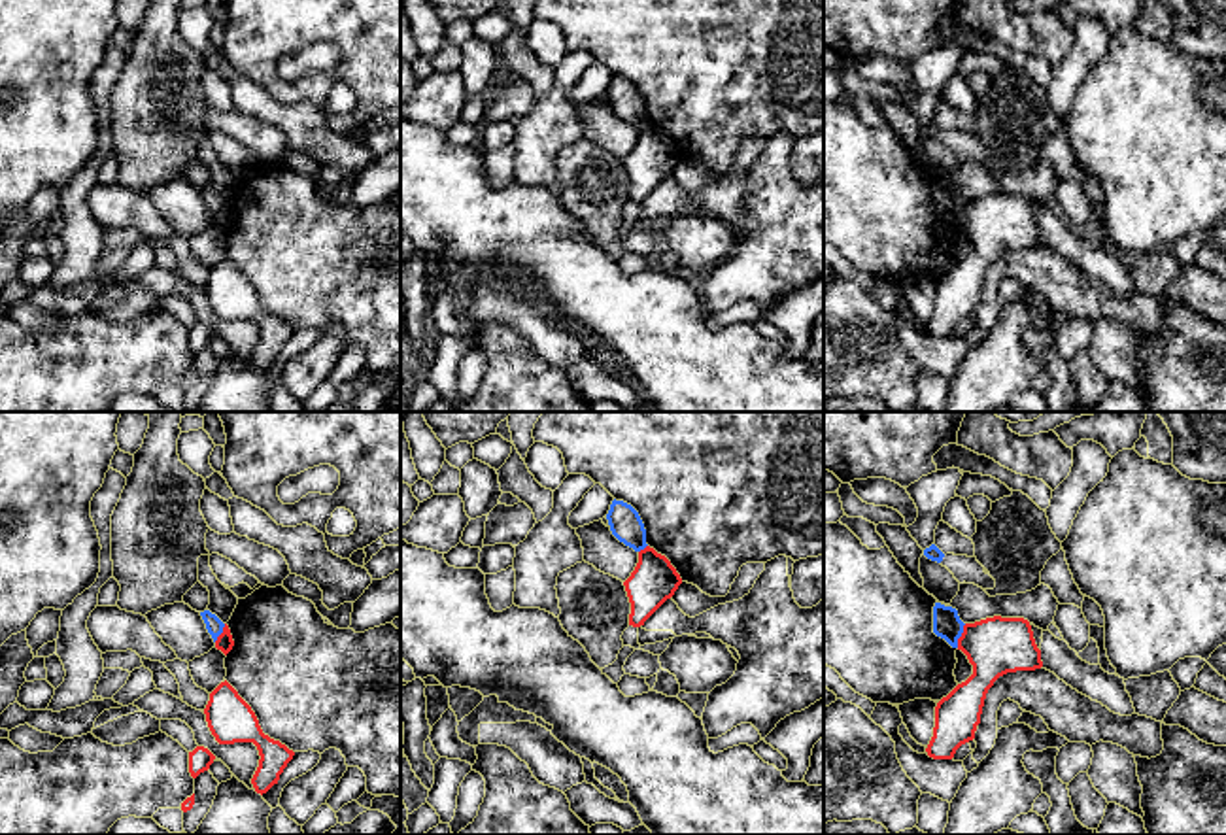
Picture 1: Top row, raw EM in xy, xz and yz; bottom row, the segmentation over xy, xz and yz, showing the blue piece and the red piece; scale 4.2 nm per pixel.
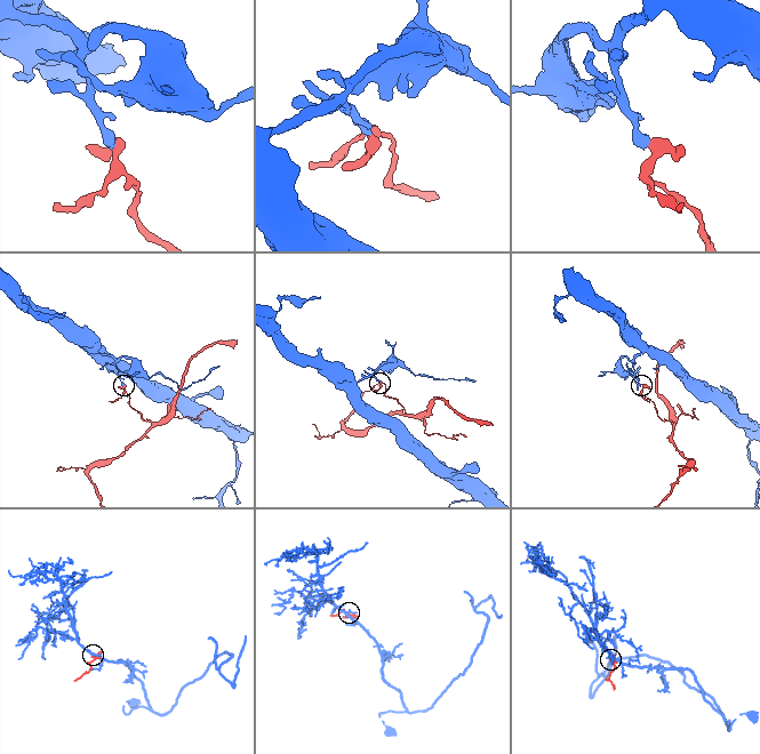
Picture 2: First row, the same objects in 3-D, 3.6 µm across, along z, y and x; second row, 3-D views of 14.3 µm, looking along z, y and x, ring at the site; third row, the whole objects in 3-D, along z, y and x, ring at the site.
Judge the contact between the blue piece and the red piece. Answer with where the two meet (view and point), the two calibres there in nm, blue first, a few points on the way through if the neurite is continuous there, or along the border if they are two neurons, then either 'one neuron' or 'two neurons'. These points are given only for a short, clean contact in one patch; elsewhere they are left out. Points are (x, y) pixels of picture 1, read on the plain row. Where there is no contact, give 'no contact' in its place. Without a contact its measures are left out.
yz (960, 212) | 120/240 nm | along yz (966, 201), (956, 223) | two neurons

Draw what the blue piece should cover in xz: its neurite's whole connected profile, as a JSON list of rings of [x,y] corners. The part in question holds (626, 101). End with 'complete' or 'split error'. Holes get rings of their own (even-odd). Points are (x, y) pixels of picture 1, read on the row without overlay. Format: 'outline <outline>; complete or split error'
outline [[[614,76],[606,96],[612,111],[625,123],[633,125],[635,128],[648,123],[644,100],[631,81]]]; complete

